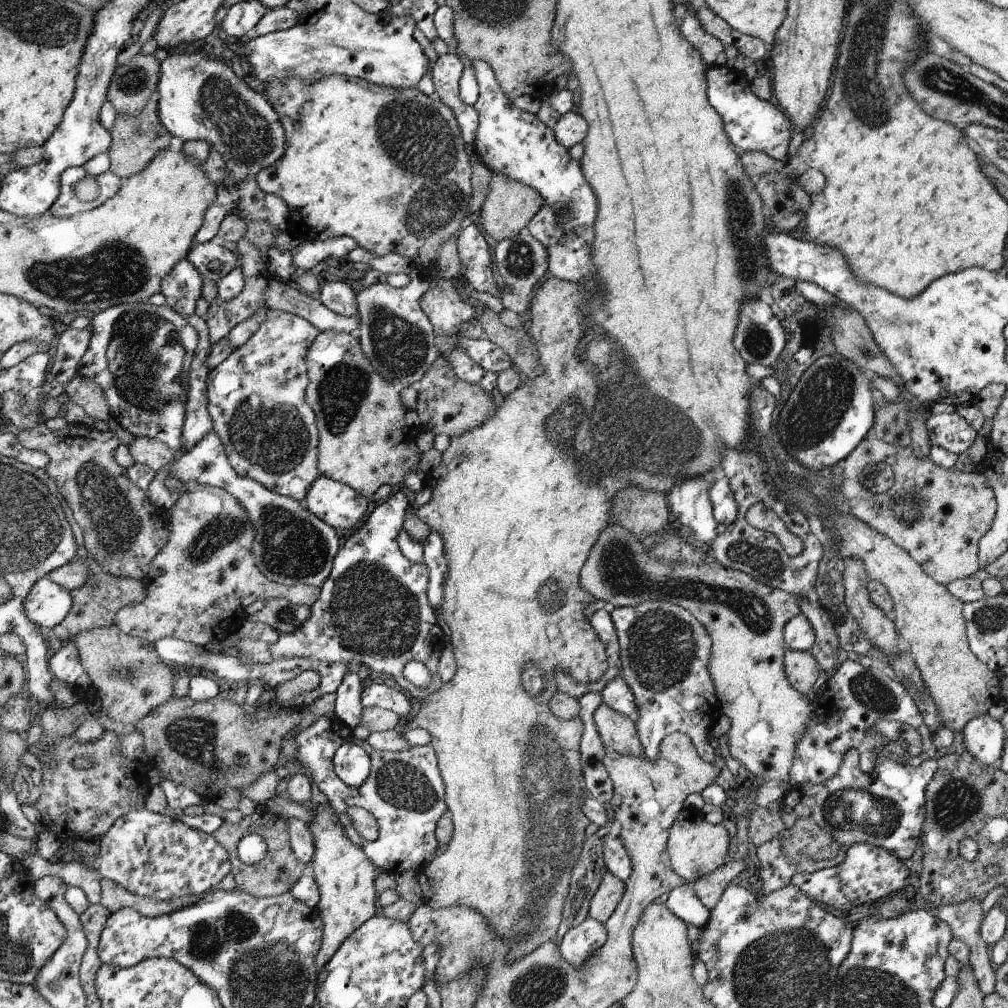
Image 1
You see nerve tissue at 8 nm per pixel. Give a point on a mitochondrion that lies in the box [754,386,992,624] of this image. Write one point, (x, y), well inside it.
(908, 505)

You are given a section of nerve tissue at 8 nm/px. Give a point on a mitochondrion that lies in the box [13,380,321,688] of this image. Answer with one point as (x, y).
(94, 498)

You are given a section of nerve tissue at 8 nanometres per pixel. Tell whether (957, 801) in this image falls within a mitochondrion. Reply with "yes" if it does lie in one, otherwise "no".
yes

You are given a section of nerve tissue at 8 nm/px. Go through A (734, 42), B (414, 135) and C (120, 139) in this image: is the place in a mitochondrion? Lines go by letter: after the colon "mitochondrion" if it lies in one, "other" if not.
A: other
B: mitochondrion
C: other

